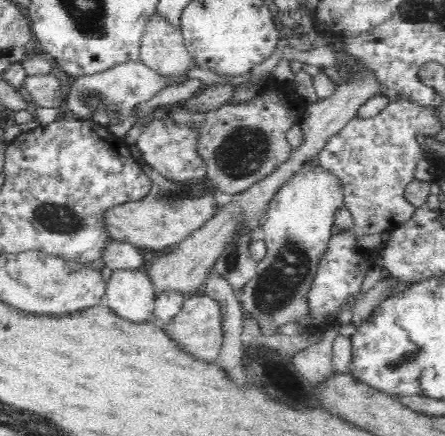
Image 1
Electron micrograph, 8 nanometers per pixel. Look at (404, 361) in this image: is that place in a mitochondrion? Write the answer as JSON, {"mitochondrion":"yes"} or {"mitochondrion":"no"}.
{"mitochondrion":"yes"}

